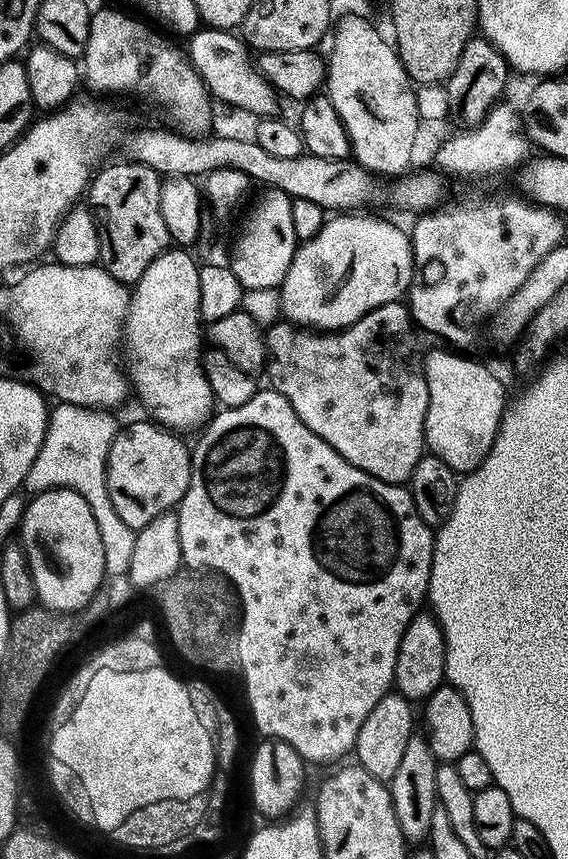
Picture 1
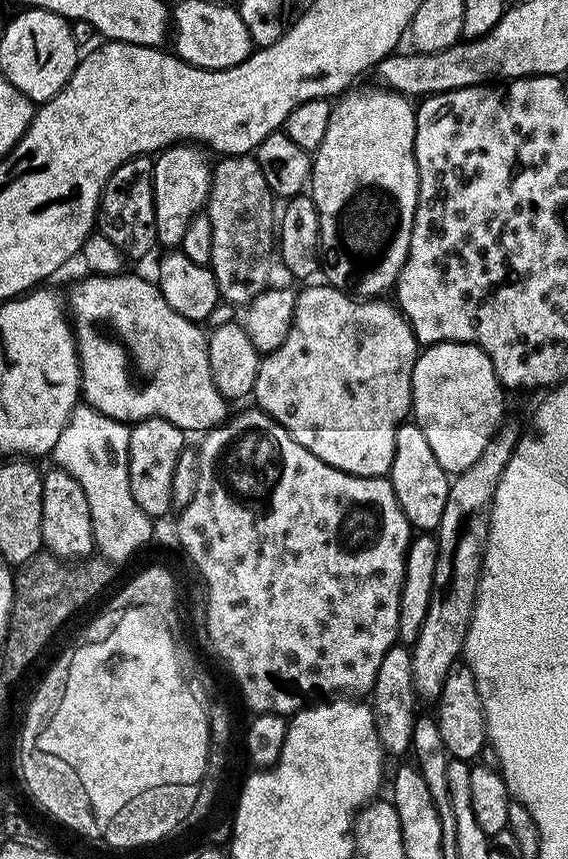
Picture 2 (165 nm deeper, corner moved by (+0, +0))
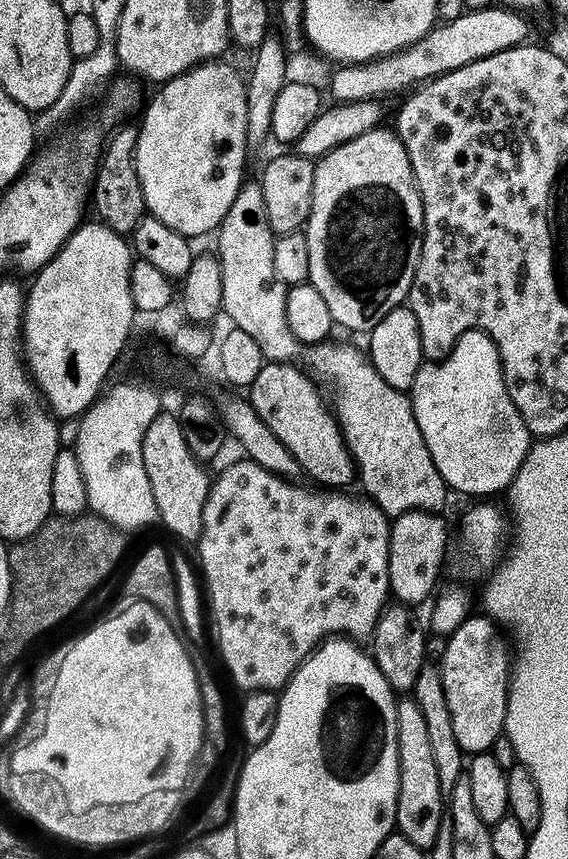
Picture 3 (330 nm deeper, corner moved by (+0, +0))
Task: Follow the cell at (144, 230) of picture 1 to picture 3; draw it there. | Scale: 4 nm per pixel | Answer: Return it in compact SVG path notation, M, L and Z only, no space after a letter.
M120 128L112 137L107 137L98 161L92 191L91 203L96 203L99 223L110 230L121 234L130 234L138 226L138 222L146 215L142 183L139 181L136 169L136 138L137 129Z

